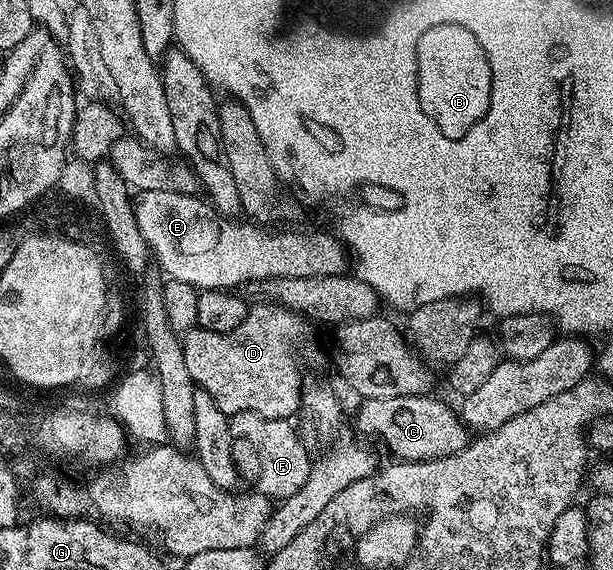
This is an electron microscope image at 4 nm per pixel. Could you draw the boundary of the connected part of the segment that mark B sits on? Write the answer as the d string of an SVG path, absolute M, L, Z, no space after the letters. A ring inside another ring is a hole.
M448 23L422 26L418 32L418 40L410 56L416 73L416 103L418 112L425 116L438 135L459 140L466 134L474 133L487 117L492 94L492 66L488 66L488 56L484 54L481 42L478 35L457 32Z

